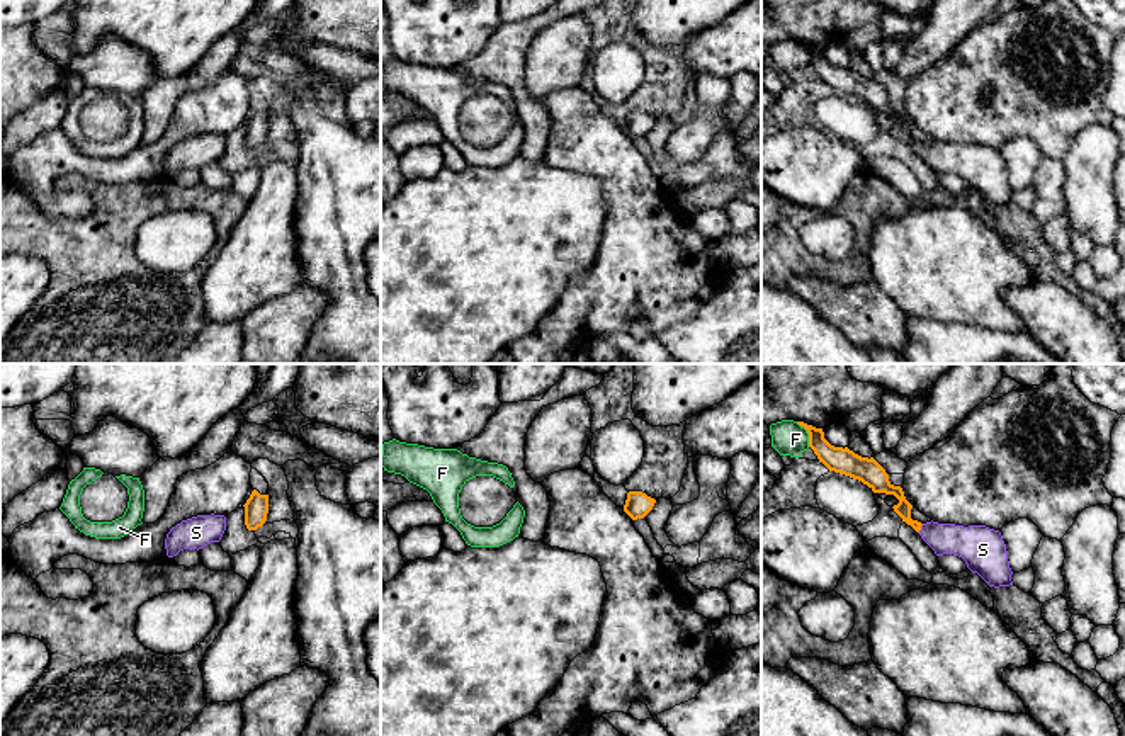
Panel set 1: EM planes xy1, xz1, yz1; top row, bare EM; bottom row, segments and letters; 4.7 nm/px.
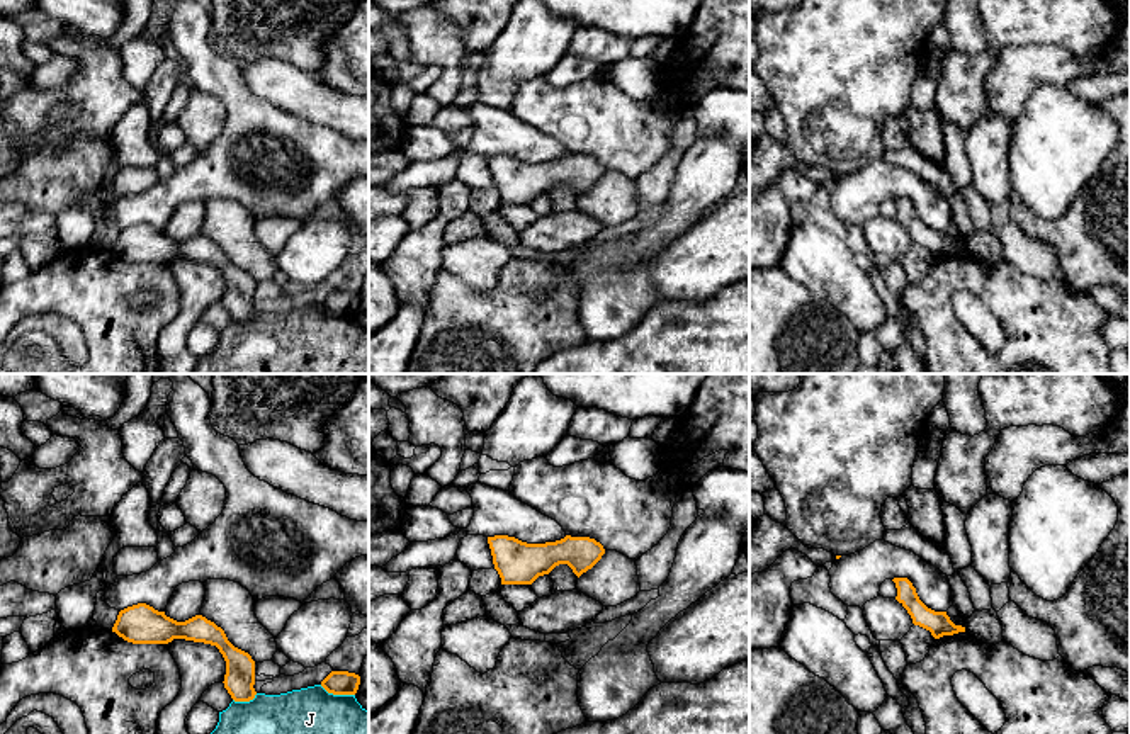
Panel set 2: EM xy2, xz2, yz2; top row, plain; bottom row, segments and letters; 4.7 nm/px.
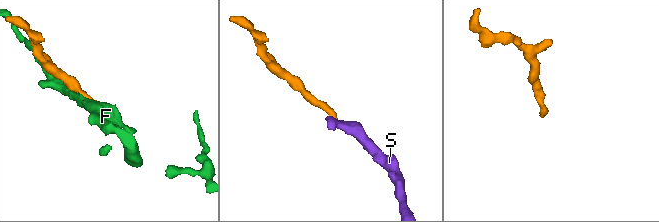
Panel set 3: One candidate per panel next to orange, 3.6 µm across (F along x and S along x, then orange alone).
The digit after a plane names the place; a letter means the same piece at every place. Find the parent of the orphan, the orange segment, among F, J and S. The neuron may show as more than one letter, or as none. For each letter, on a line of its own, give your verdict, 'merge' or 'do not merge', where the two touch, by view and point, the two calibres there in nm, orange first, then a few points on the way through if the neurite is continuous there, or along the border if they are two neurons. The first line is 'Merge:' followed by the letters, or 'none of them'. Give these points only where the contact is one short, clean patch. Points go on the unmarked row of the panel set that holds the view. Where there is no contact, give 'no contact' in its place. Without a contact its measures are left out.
Merge: S
F: do not merge; meets orange in yz1 at (808, 51); 120 nm thick on the orange side, 160 nm on the other; border along yz1 (796, 41), (806, 50), (809, 65)
J: do not merge; meets orange in xy2 at (337, 313); 110 nm thick on the orange side, 480 nm on the other
S: merge; meets orange in yz1 at (920, 148); 80 nm thick on the orange side, 160 nm on the other; runs through yz1 (903, 128), (906, 136), (920, 148), (940, 157), (971, 162)

